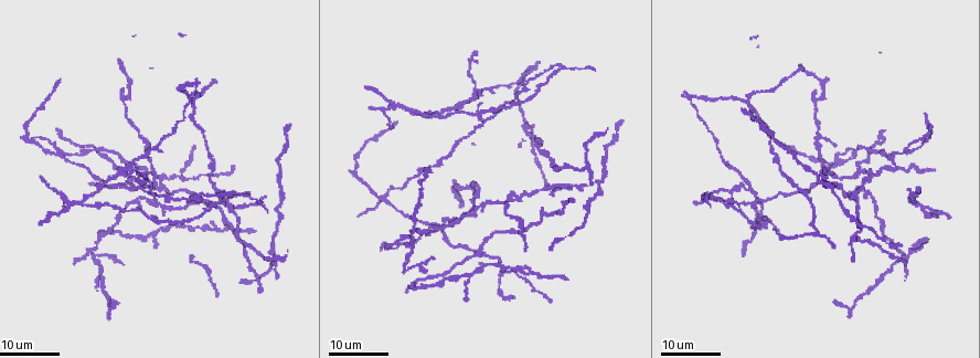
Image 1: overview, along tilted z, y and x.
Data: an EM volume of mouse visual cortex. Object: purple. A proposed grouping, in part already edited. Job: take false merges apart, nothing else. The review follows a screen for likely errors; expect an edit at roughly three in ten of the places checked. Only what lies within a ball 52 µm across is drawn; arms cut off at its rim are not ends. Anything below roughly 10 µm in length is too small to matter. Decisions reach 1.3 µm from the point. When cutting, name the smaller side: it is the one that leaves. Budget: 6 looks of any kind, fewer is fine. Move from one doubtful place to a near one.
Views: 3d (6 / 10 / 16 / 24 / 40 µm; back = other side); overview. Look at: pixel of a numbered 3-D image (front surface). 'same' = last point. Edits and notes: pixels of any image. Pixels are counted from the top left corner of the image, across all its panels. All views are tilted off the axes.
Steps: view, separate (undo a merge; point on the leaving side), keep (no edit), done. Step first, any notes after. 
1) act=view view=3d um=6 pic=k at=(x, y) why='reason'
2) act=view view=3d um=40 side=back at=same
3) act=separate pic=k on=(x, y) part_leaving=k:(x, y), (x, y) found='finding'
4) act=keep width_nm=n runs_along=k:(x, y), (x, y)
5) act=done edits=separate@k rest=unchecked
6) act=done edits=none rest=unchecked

act=view view=3d um=16 pic=1 at=(812, 102) why='three-way junction'

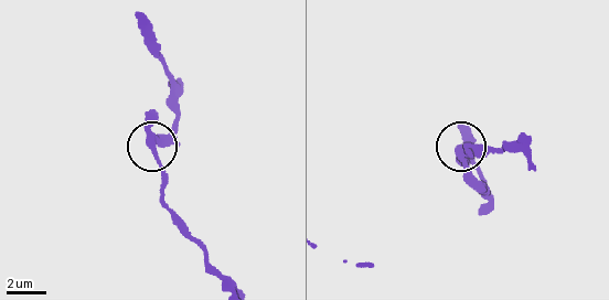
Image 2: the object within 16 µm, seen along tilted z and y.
act=view view=3d um=10 pic=2 at=(152, 149) why='closer look'

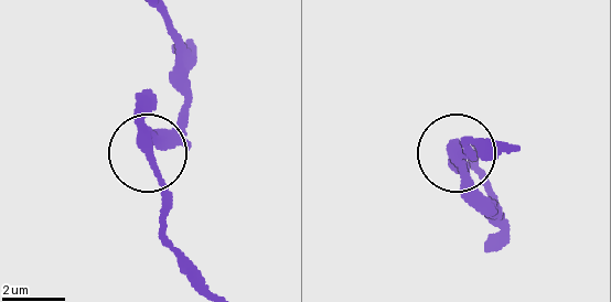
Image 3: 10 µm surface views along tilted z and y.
act=keep runs_along=3:(210, 284), (172, 244), (148, 152), (185, 115) found='all the same neuron'

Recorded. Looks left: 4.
act=view view=3d um=24 pic=1 at=(125, 173) why='four arms meet'

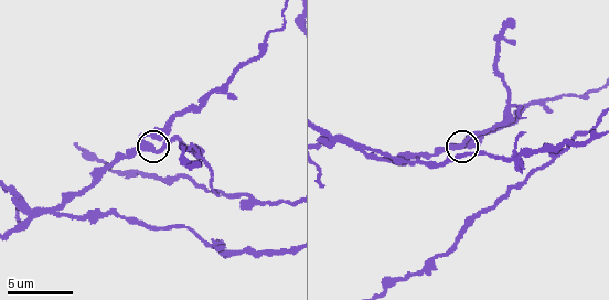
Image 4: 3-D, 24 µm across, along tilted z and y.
act=view view=3d um=6 pic=4 at=(458, 146) why='closer look'

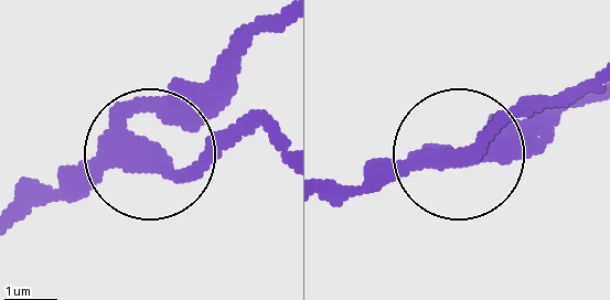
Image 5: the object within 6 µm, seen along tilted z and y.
act=keep runs_along=5:(334, 191), (469, 154), (544, 97) found='one neuron here'

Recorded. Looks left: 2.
act=view view=3d um=10 pic=4 at=(509, 106) why='two arms in line, one across'

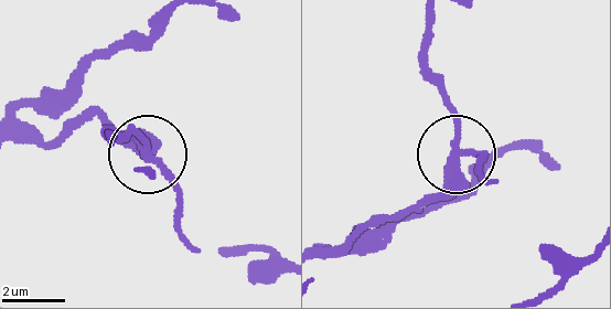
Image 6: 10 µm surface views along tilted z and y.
act=keep runs_along=6:(13, 141), (59, 142), (96, 118), (147, 151), (126, 131) found='all the same neuron'

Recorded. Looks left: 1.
act=done edits=none rest=unchecked

